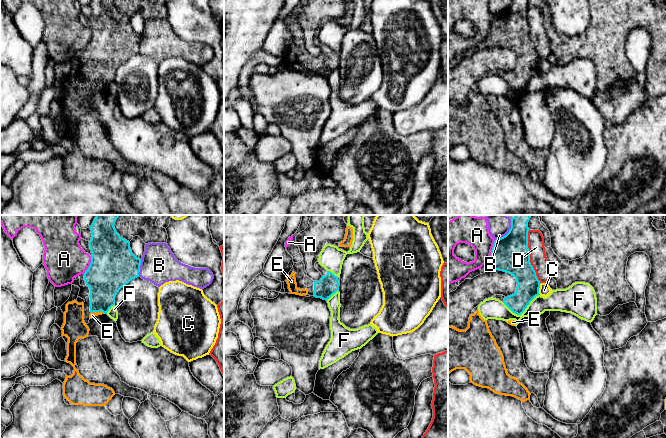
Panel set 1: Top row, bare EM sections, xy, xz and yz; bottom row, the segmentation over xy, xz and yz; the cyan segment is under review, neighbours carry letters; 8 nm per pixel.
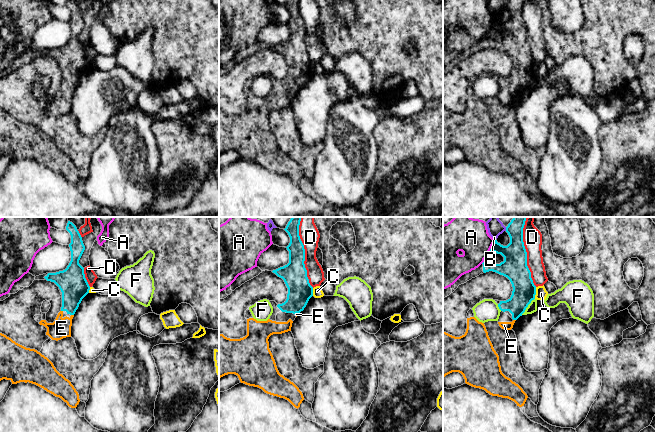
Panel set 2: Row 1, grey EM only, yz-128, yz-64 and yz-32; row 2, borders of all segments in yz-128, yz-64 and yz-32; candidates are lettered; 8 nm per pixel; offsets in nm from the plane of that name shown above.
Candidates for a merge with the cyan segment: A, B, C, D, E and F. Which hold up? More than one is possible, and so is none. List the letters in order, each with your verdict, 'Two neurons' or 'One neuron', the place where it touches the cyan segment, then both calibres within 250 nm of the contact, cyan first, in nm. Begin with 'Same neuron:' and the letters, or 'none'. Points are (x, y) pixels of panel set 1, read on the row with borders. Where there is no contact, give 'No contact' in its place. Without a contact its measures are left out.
Same neuron: E
A: Two neurons. Touches cyan at yz (491, 251). Thickness 300 nm (cyan) against 220 nm
B: Two neurons. Touches cyan at xy (139, 268). Thickness 360 nm (cyan) against 280 nm
C: Two neurons. Touches cyan at yz (538, 289). Thickness 190 nm (cyan) against 90 nm
D: Two neurons. Touches cyan at yz (529, 256). Thickness 300 nm (cyan) against 140 nm
E: One neuron. Touches cyan at xy (97, 311). Thickness 280 nm (cyan) against 40 nm
F: Two neurons. Touches cyan at yz (521, 313). Thickness 180 nm (cyan) against 170 nm

